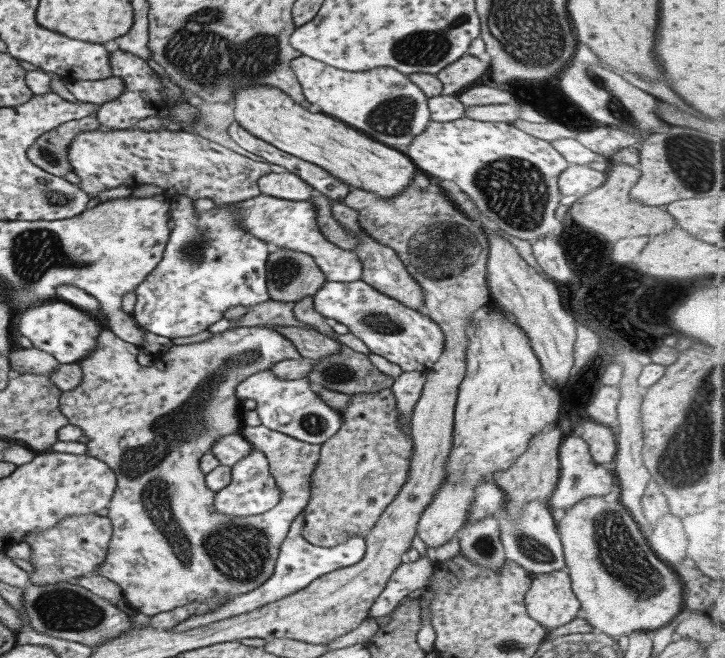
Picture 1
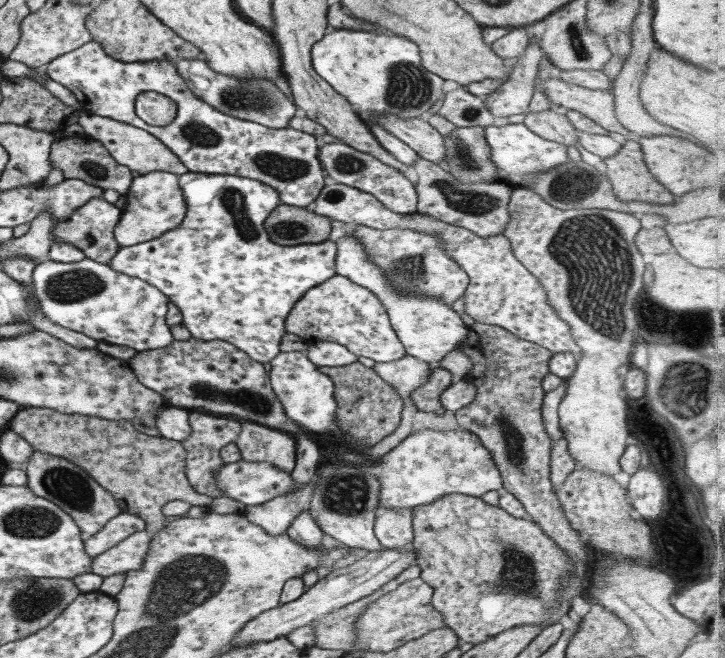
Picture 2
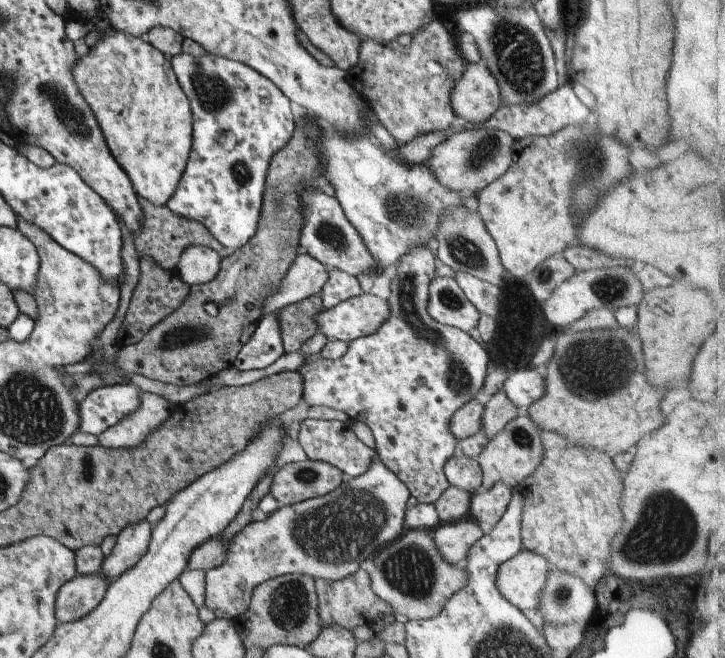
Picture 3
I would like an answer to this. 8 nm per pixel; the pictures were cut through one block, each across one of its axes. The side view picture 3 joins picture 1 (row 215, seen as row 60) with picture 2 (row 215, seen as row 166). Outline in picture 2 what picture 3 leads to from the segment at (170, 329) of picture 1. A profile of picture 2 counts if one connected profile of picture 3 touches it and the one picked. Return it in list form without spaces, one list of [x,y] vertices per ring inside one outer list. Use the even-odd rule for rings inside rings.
[[[187,171],[185,174],[178,175],[178,185],[187,210],[183,221],[175,226],[174,229],[161,234],[160,237],[152,238],[147,242],[140,242],[133,246],[121,247],[113,255],[107,266],[115,272],[145,281],[147,284],[154,286],[159,292],[162,292],[167,297],[168,302],[172,302],[179,309],[182,316],[181,324],[185,330],[189,331],[191,337],[201,339],[202,341],[225,341],[230,345],[236,346],[237,350],[241,350],[241,353],[249,356],[251,361],[260,363],[270,362],[280,352],[279,340],[281,340],[281,336],[285,333],[284,318],[292,309],[292,306],[303,296],[306,290],[312,289],[315,285],[320,285],[334,274],[333,260],[336,257],[336,244],[329,239],[325,239],[319,244],[298,244],[288,247],[271,242],[268,234],[265,232],[264,221],[280,205],[280,202],[277,191],[258,180],[241,178],[237,175],[203,174]]]

